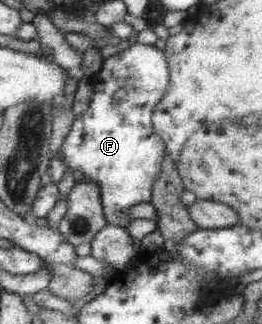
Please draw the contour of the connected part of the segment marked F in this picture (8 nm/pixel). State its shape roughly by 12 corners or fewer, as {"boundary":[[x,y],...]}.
{"boundary":[[128,42],[61,149],[108,223],[151,200],[166,145],[163,50]]}

